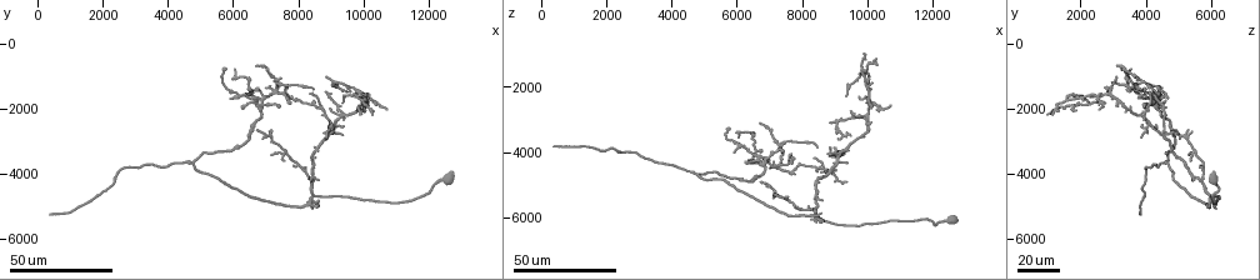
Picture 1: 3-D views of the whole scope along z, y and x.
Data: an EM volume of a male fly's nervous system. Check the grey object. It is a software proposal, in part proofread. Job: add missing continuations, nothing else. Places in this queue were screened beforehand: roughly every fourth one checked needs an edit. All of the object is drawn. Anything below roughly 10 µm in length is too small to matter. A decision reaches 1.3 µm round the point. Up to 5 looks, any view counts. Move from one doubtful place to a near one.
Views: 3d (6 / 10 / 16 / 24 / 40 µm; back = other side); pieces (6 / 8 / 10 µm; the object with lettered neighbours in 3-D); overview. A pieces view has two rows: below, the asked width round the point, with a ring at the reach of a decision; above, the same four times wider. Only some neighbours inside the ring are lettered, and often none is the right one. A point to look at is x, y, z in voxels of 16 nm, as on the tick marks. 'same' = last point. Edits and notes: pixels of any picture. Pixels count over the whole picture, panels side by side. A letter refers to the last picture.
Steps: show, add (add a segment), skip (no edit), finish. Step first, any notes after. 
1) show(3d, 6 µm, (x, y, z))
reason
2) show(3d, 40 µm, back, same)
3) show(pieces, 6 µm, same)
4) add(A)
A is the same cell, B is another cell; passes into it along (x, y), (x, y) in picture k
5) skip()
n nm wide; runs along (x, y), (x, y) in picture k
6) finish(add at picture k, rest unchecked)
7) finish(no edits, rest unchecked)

show(3d, 40 µm, (400, 5300, 3800))
branch stops here

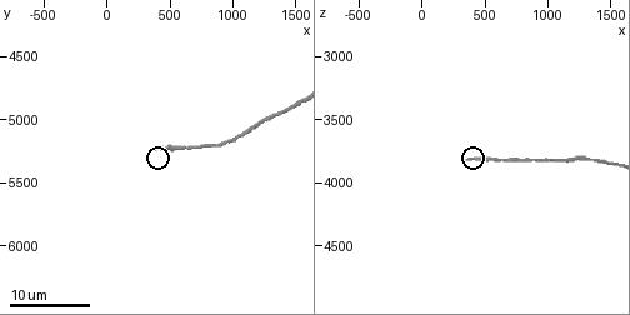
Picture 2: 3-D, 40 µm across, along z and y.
show(pieces, 8 µm, (360, 5220, 3840))

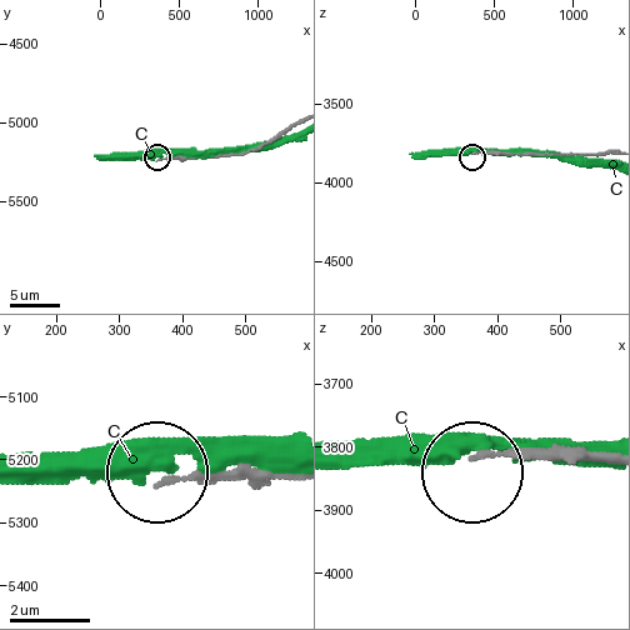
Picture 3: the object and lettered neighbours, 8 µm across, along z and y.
skip()
C is another cell; runs along (601, 455), (474, 455) in picture 3; none of them fits

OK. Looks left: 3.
show(3d, 40 µm, (6000, 1700, 4100))
tapers out

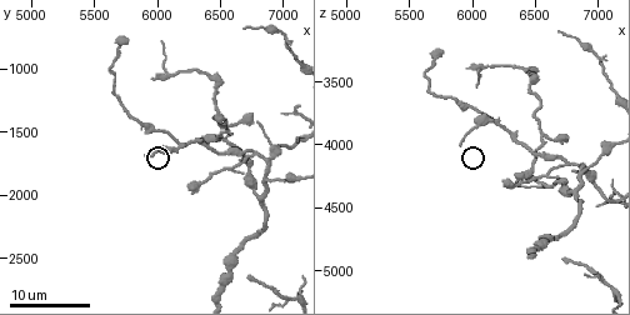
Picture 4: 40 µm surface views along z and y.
show(pieces, 10 µm, (5920, 1700, 3980))

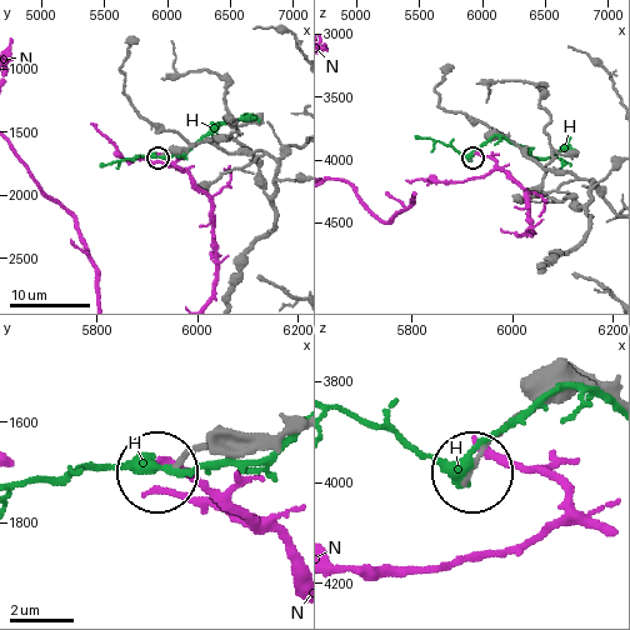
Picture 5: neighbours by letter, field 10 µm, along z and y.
skip()
H and N are other cells; none of them fits

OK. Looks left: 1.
finish(no edits, rest unchecked)

